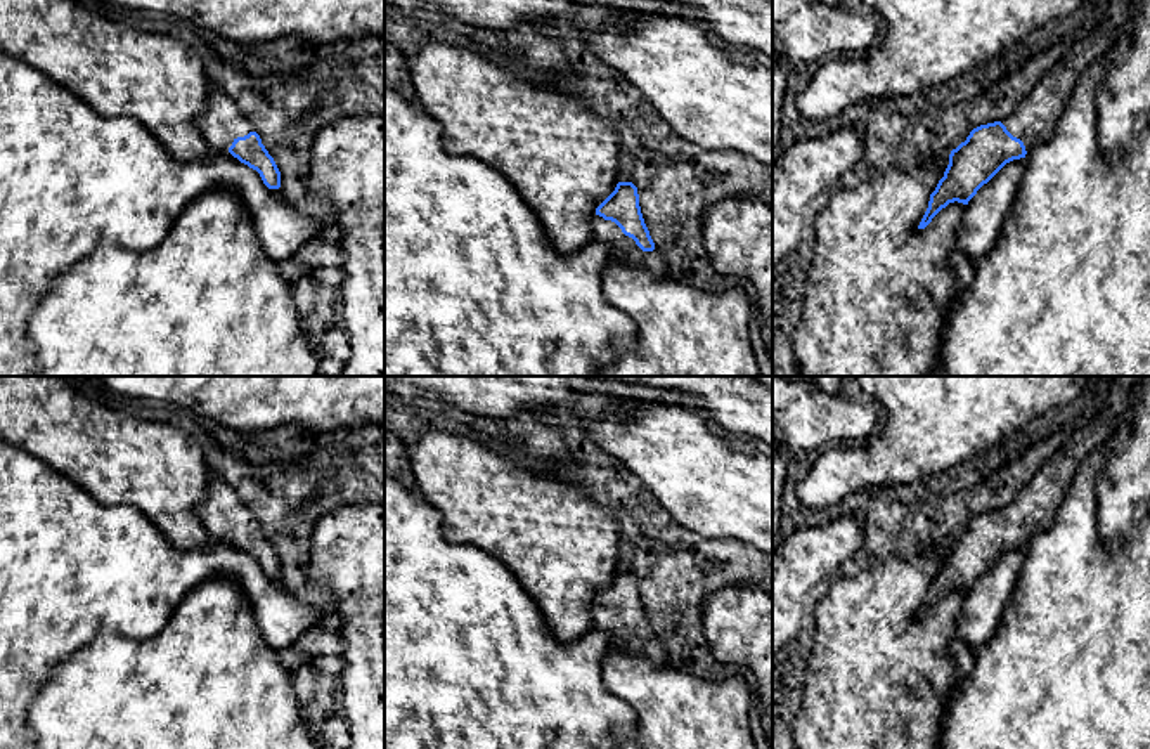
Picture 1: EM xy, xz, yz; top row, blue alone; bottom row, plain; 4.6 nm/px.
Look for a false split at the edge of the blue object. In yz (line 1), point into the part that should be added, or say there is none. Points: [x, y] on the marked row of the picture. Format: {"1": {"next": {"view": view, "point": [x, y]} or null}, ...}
{"1": {"next": {"view": "yz", "point": [1034, 120]}}}

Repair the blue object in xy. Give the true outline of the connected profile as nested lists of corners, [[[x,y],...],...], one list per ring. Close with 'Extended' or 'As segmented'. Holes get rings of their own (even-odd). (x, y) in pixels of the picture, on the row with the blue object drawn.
[[[218,87],[210,88],[206,111],[196,127],[211,151],[229,151],[241,163],[256,170],[268,189],[281,187],[281,172],[255,132],[253,123]]]. Extended

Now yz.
[[[1110,0],[1107,16],[1100,23],[1100,26],[1084,38],[1081,38],[1062,57],[1062,61],[1036,83],[1036,87],[1011,111],[1008,118],[973,128],[966,140],[951,151],[949,165],[935,191],[930,194],[928,208],[918,229],[925,229],[932,222],[932,218],[949,203],[958,201],[968,205],[968,201],[977,194],[977,191],[984,184],[987,184],[1006,163],[1025,158],[1025,154],[1032,147],[1046,142],[1053,135],[1081,75],[1095,61],[1103,57],[1121,38],[1126,21],[1129,17],[1131,2],[1133,0]]]. Extended

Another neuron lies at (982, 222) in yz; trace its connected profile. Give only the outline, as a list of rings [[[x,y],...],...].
[[[1025,158],[1006,163],[968,201],[956,234],[956,251],[979,258],[996,246],[1024,180],[1025,166]]]

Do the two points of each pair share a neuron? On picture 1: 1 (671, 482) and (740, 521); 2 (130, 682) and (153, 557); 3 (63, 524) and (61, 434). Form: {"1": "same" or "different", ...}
{"1": "same", "2": "different", "3": "different"}

